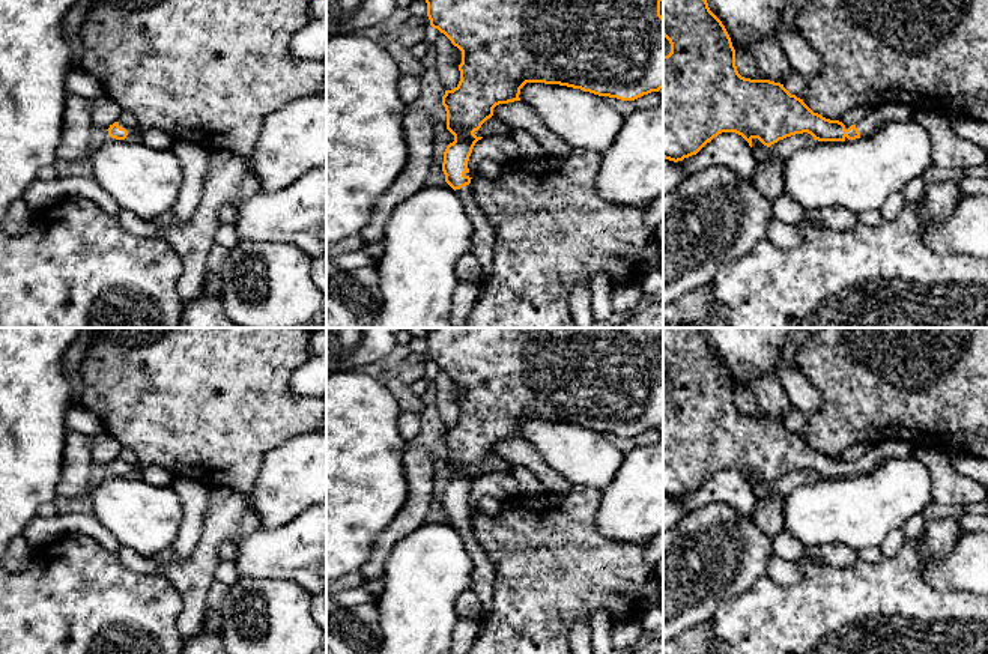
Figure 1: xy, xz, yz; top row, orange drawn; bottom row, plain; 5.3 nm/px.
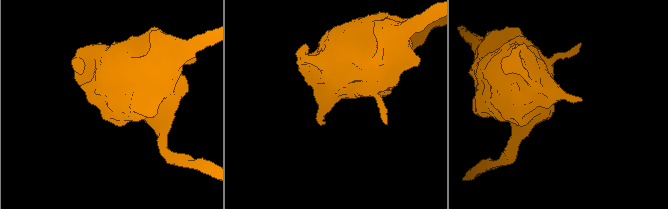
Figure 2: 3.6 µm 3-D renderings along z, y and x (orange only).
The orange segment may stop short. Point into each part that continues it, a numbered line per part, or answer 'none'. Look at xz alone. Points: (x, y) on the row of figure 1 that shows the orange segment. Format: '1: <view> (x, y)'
1: xz (483, 236)

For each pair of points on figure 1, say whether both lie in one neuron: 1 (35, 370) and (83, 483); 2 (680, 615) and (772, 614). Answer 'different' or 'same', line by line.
1: different
2: different

